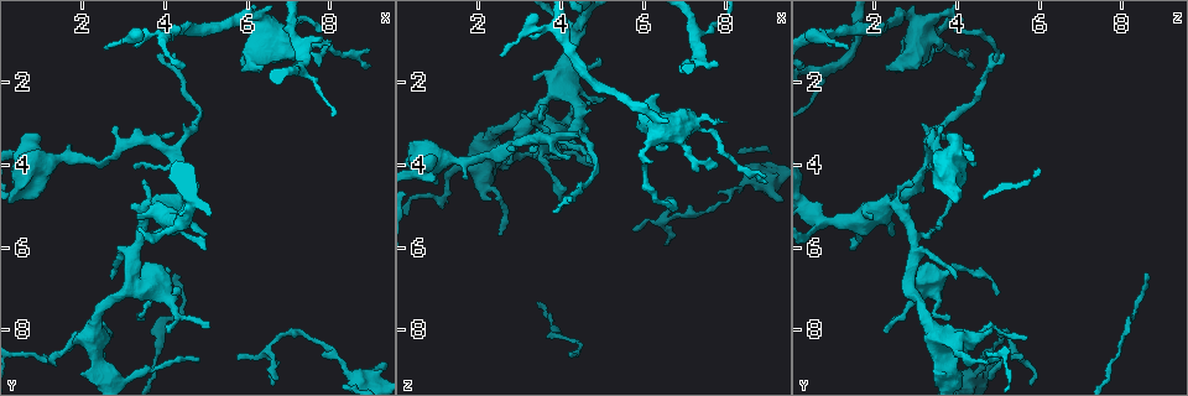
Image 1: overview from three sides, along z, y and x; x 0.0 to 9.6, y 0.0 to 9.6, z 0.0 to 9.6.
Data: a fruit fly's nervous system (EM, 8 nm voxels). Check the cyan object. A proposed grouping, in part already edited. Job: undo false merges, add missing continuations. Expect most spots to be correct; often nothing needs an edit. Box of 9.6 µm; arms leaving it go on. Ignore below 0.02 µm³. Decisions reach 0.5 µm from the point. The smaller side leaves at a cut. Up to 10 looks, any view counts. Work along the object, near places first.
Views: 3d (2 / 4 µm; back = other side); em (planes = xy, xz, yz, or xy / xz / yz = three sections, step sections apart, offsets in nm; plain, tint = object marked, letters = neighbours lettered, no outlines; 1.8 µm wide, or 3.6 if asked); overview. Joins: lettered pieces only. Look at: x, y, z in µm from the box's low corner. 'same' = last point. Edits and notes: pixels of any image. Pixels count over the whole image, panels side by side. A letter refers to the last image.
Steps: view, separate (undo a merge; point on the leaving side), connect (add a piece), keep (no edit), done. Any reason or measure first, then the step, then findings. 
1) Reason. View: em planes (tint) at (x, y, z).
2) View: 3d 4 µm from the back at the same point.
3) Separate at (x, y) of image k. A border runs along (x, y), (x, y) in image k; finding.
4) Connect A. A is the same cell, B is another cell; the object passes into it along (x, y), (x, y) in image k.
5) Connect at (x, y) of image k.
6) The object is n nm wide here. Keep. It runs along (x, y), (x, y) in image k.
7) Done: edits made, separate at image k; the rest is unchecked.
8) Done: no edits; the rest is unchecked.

Four or more arms meet. View: 3d 2 µm at (3.20, 6.60, 2.85).

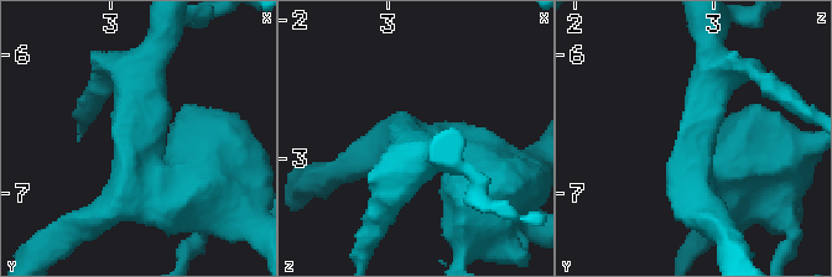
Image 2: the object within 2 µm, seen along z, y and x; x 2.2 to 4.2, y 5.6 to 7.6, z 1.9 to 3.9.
4 arms meet here. View: em yz step 16 (letters) at (3.18, 6.66, 2.90).

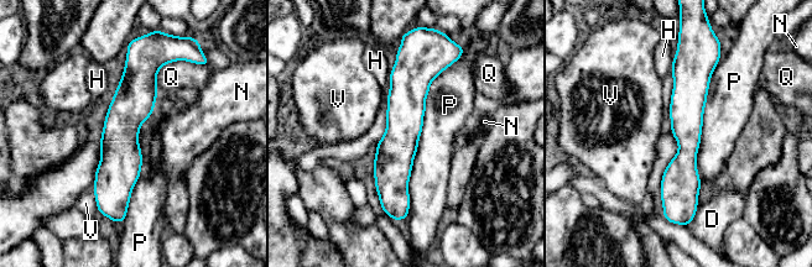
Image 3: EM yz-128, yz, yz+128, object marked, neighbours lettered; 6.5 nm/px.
The object is 200 nm wide here. Keep. D, H, N, P, Q and V are other cells; it runs along (400, 62), (397, 200), (405, 210) in image 3; continuous, no second neuron.

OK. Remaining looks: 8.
Thick end. View: 3d 2 µm at (6.35, 1.55, 2.25).

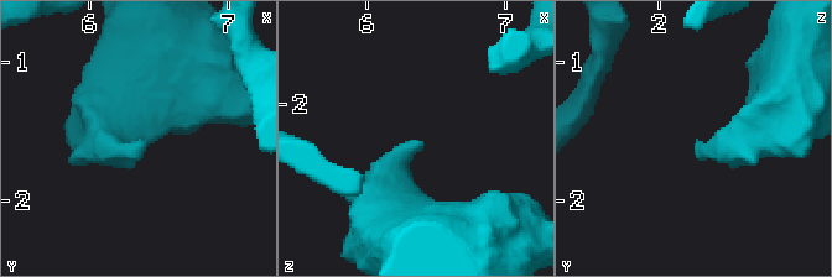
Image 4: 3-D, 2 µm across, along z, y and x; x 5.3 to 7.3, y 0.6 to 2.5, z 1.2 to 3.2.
Shape alone is not enough. View: em yz step 8 (letters) at (6.36, 1.56, 2.30).

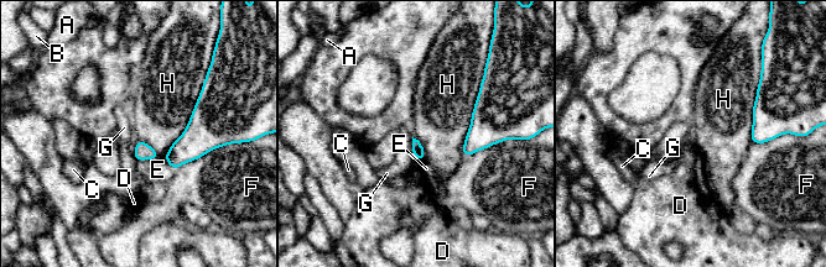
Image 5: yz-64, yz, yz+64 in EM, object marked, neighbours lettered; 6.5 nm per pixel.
Keep. A, B, C, D, E, F, G and H are other cells; a border runs along (203, 82), (187, 126), (164, 158) in image 5; none of them fits.

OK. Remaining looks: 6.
View: em planes (letters) at (6.90, 1.40, 5.10).

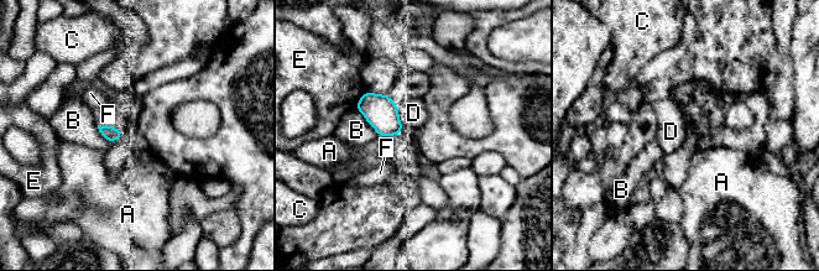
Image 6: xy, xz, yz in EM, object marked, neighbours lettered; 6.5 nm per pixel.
Keep. A, B, C, D, E and F are other cells; a border runs along (396, 104), (398, 119), (403, 126) in image 6; no lettered piece goes on from it.

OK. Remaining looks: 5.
Thin end. View: 3d 2 µm at (2.55, 1.15, 1.40).

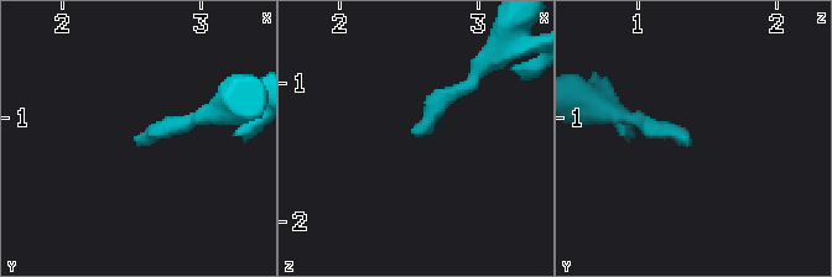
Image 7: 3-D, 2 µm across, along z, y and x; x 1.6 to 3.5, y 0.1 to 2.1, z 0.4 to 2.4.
View: em xy step 4 (letters) at (2.52, 1.18, 1.36).

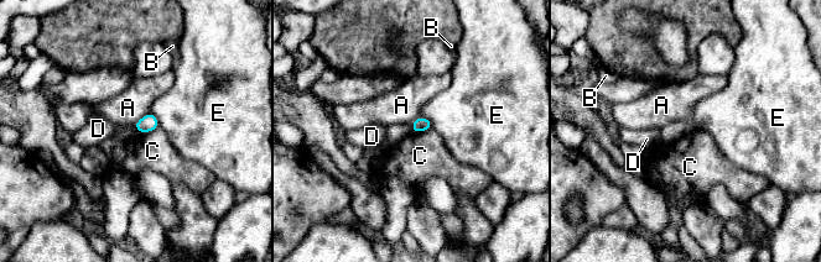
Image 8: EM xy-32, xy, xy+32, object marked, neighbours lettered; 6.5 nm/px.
View: em planes (letters) at the same point.

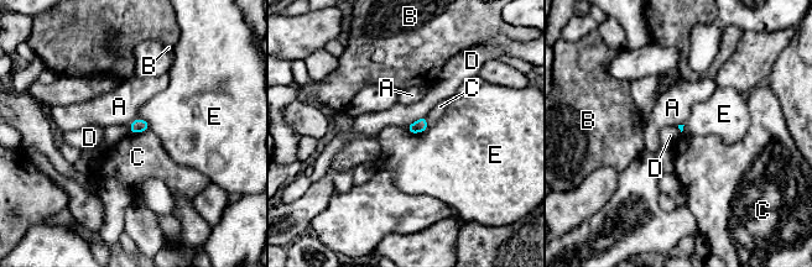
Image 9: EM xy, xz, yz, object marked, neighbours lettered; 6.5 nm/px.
Keep. A, B, C, D and E are other cells; a border runs along (136, 118), (142, 118), (150, 129) in image 9; no lettered piece goes on from it.

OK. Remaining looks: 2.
Done: no edits; the rest is unchecked.

